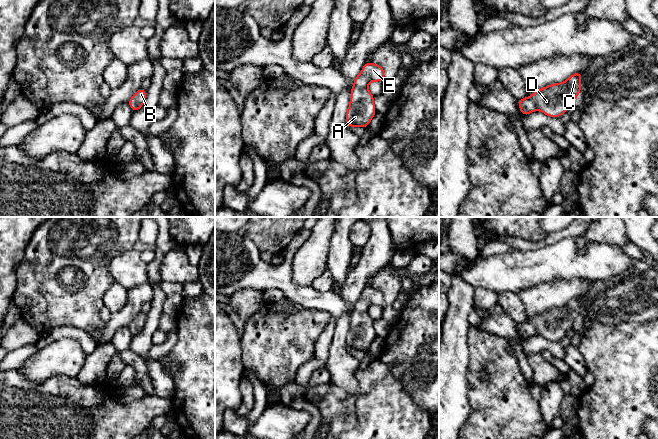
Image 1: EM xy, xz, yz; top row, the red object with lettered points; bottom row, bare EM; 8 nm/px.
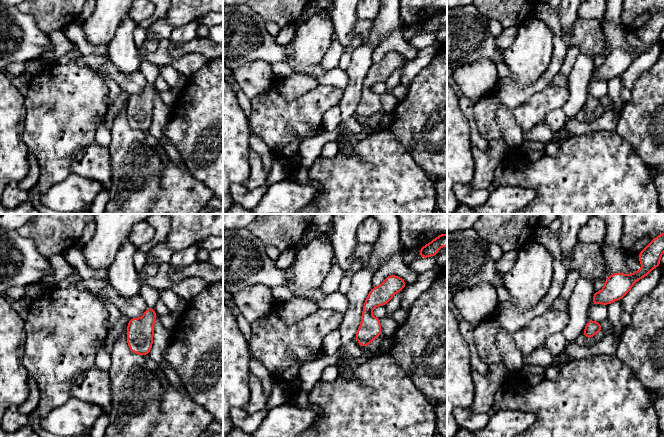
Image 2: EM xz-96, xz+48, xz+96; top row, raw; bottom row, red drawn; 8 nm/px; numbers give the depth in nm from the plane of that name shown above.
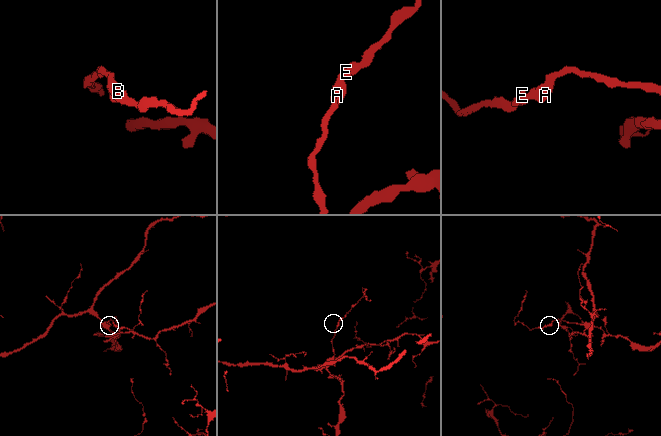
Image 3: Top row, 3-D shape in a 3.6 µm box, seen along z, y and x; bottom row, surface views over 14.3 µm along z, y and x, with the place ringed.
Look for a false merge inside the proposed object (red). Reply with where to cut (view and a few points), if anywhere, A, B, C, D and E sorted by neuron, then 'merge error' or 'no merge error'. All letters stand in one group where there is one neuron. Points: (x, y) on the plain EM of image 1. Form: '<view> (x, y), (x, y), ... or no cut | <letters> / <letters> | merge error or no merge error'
no cut | A B C D E | no merge error

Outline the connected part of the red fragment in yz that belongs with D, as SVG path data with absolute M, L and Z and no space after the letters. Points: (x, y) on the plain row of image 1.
M572 298L565 306L551 308L537 314L530 321L520 323L520 335L525 340L538 334L550 341L560 341L572 331L574 323L579 320L582 298Z

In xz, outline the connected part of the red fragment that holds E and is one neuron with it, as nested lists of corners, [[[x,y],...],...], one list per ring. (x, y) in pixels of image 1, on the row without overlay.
[[[365,287],[360,298],[354,303],[351,313],[350,329],[346,337],[346,347],[350,351],[367,351],[375,339],[374,320],[369,316],[368,309],[372,305],[382,306],[384,303],[384,293],[374,287]]]

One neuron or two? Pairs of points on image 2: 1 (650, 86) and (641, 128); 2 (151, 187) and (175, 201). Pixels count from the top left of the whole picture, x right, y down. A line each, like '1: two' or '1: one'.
1: one
2: two

